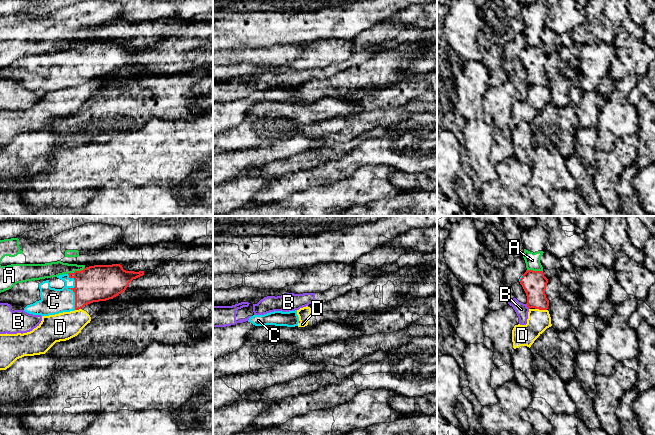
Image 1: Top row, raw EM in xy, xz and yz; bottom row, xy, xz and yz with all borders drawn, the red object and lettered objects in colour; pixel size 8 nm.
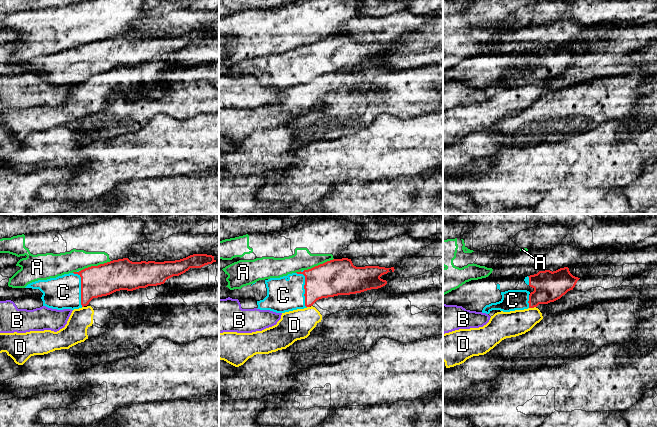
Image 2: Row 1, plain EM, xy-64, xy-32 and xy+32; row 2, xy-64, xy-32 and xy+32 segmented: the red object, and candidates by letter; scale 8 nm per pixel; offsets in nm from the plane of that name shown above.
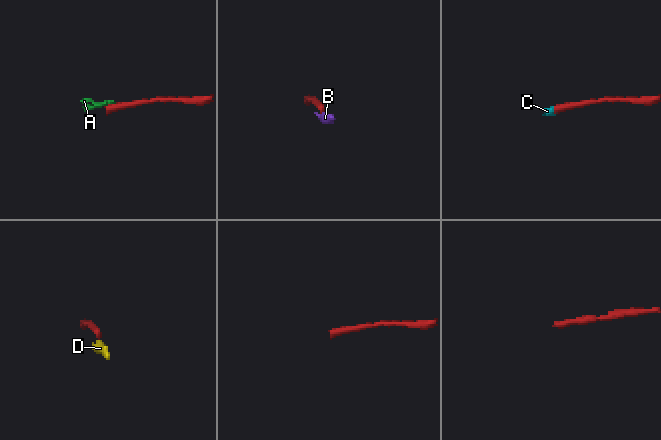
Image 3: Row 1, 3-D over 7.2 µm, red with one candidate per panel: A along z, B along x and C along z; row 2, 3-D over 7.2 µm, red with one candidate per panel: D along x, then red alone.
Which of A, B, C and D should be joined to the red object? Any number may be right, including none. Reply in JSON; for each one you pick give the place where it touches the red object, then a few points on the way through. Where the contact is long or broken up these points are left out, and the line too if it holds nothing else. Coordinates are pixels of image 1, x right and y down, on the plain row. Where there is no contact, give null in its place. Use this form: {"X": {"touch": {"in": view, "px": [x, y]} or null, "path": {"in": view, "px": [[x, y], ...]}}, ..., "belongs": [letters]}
{"C": {"touch": {"in": "xy", "px": [73, 67]}, "path": {"in": "xy", "px": [[96, 59], [73, 67], [64, 76], [53, 77]]}}, "belongs": ["C"]}

